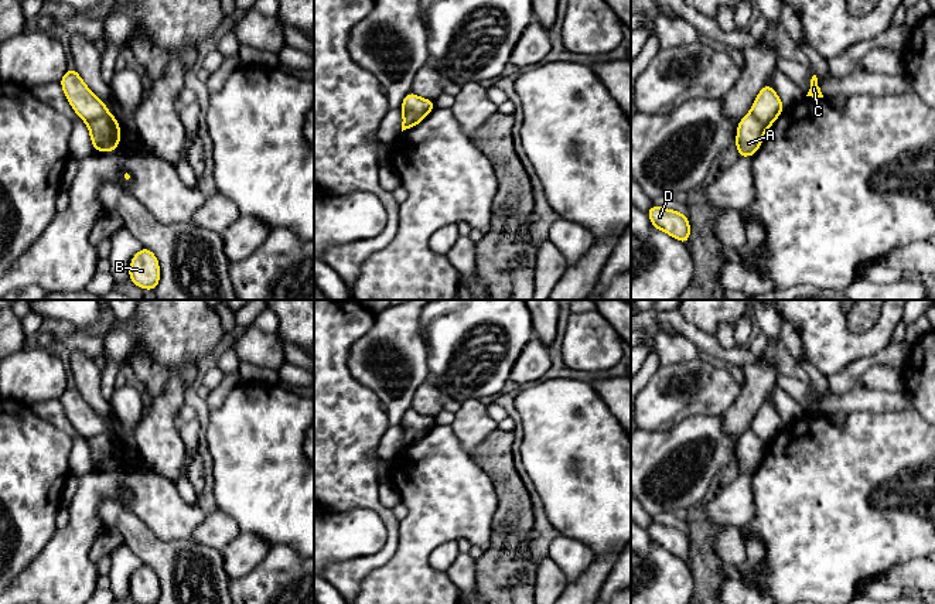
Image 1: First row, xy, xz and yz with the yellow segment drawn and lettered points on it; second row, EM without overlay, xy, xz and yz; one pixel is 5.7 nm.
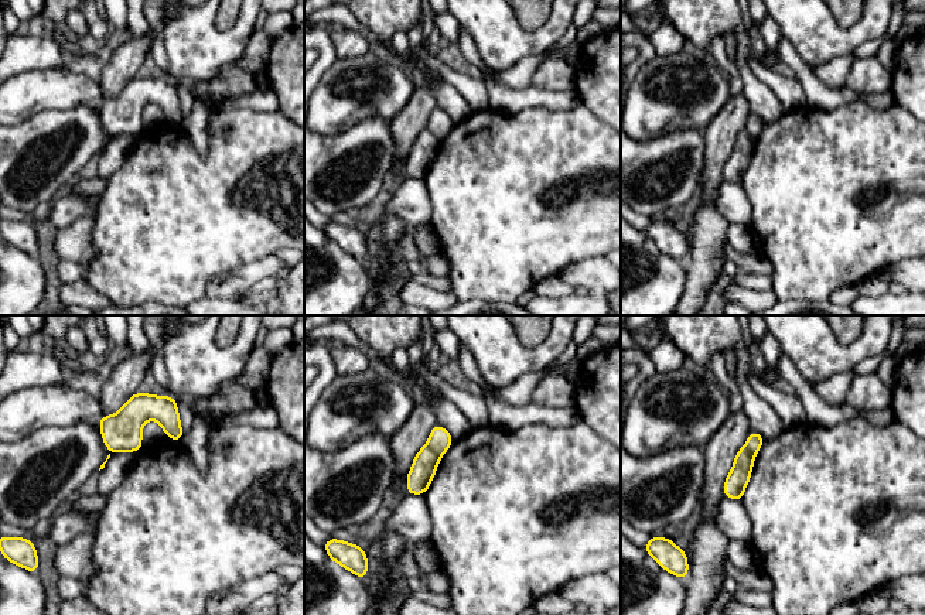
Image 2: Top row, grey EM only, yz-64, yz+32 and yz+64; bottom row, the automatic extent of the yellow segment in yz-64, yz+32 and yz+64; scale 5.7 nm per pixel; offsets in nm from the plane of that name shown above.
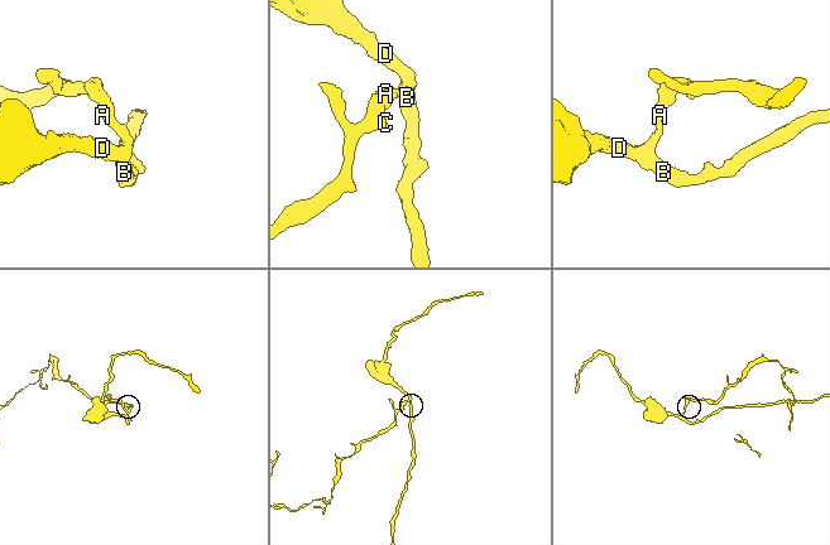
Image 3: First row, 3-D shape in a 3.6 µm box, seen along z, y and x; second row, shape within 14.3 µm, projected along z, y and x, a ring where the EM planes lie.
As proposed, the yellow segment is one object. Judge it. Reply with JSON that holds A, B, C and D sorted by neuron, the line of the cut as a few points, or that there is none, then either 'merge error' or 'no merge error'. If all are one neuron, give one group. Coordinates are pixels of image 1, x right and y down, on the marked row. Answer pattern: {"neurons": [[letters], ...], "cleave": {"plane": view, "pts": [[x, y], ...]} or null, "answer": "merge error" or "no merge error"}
{"neurons": [["A", "B", "D"], ["C"]], "cleave": {"plane": "xy", "pts": [[109, 113], [86, 122]]}, "answer": "merge error"}

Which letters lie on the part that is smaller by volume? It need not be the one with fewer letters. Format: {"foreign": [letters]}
{"foreign": ["C"]}

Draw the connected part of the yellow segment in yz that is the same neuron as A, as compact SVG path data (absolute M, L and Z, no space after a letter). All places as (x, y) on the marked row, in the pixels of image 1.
M751 112L738 122L736 137L738 158L755 156L765 130L765 126Z

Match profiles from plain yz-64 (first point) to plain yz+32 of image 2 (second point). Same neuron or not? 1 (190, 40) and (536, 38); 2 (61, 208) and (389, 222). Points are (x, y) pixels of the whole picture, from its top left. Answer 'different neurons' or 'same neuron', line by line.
1: same neuron
2: different neurons

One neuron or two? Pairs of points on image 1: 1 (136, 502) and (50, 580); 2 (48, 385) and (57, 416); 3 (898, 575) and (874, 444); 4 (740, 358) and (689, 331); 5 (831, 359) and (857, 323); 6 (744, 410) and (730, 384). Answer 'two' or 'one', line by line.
1: one
2: two
3: two
4: one
5: two
6: two

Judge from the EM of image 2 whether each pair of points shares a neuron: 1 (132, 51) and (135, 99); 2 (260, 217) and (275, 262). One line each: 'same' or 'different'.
1: different
2: different

